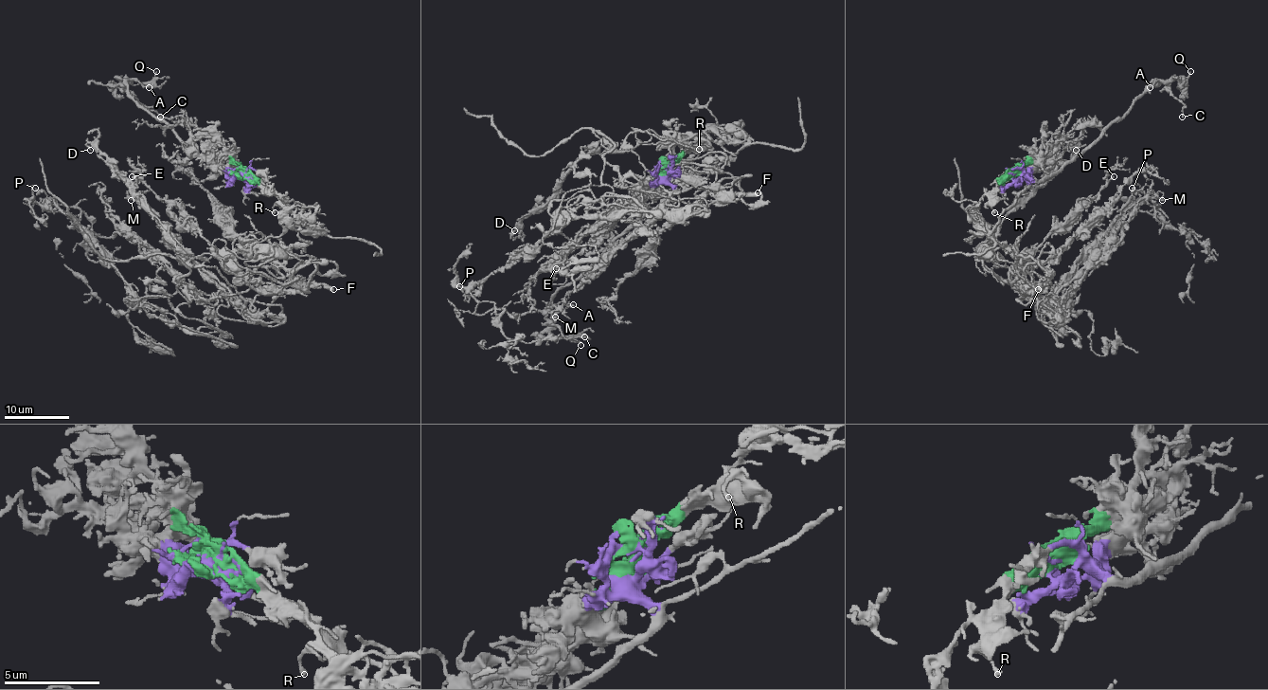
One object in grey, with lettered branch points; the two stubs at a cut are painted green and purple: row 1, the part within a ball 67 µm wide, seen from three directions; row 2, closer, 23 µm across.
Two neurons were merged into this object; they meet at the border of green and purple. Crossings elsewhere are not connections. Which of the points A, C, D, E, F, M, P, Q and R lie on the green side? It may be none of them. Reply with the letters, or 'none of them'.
D, E, F, M, P, R

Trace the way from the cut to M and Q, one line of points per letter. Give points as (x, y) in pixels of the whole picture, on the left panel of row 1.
M: (242, 172), (294, 216), (306, 241), (290, 249), (309, 259), (239, 283), (243, 304), (132, 200)
Q: (242, 172), (247, 180), (203, 161), (128, 92), (126, 79), (133, 84), (148, 84), (155, 71)

